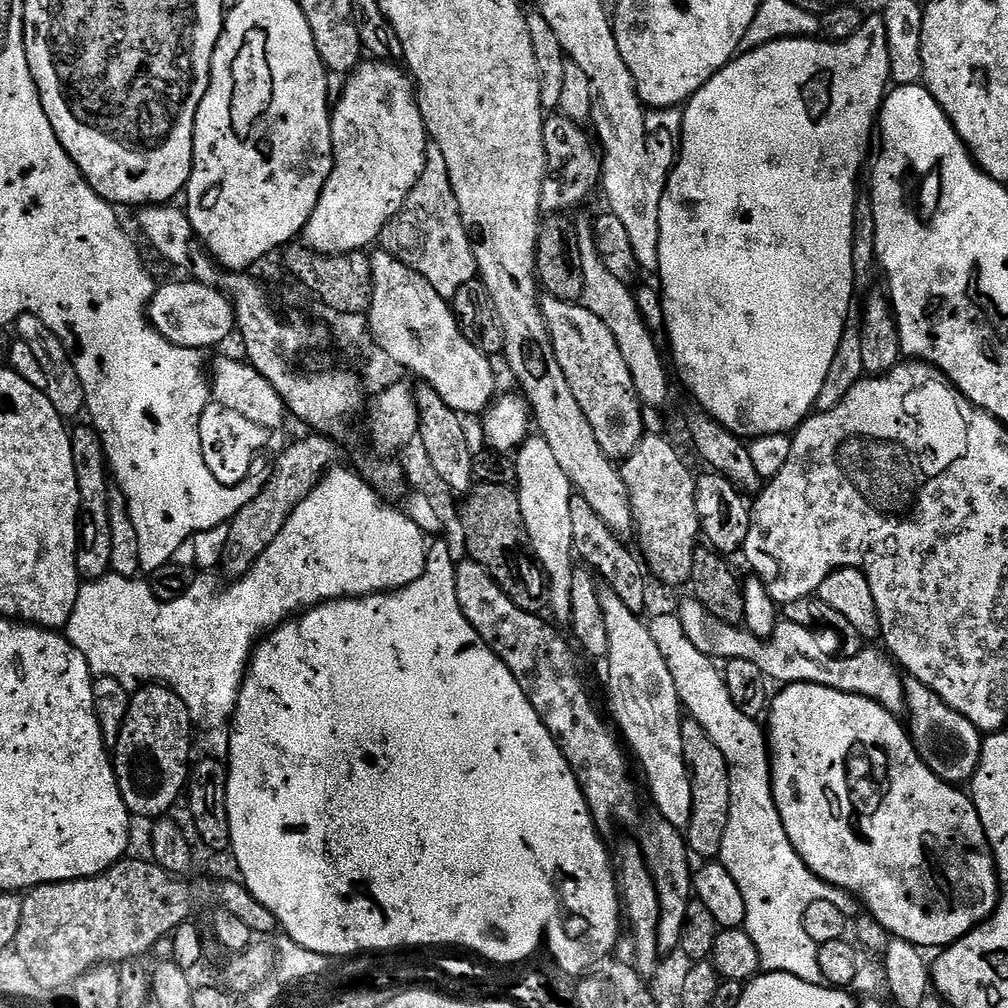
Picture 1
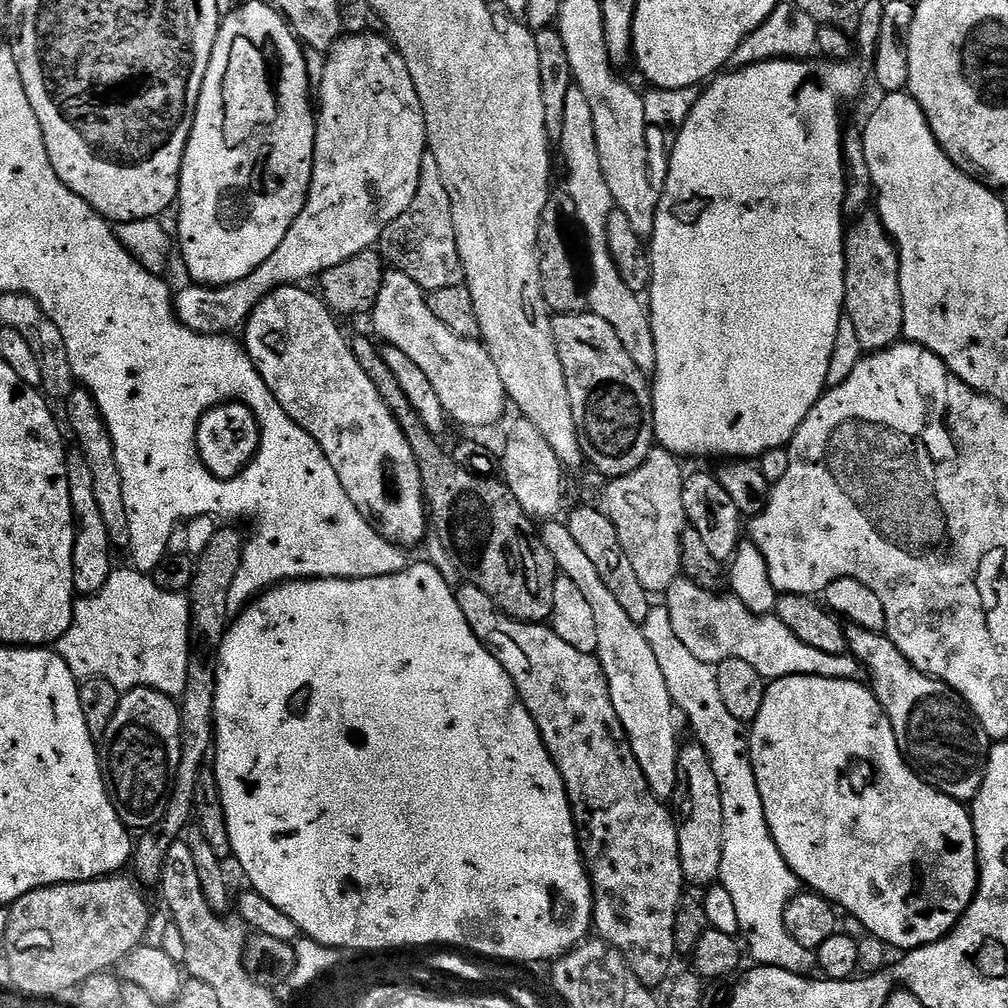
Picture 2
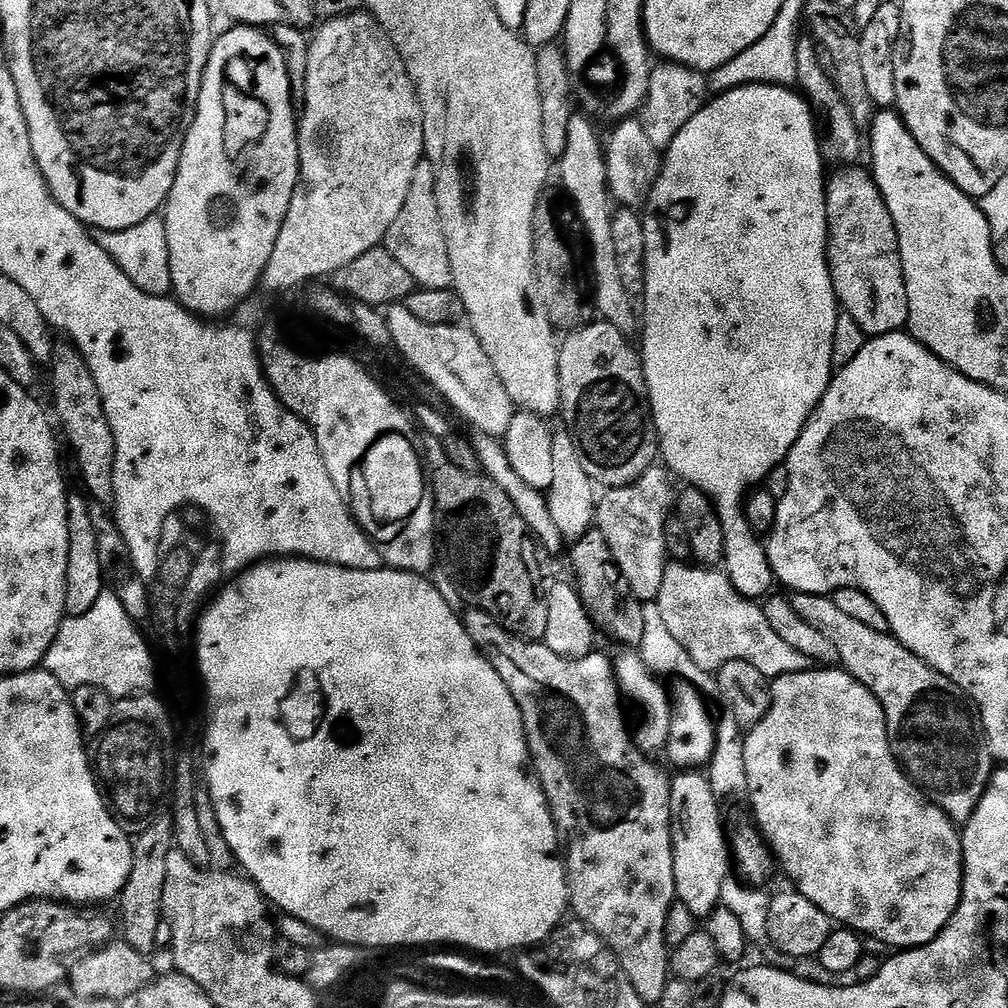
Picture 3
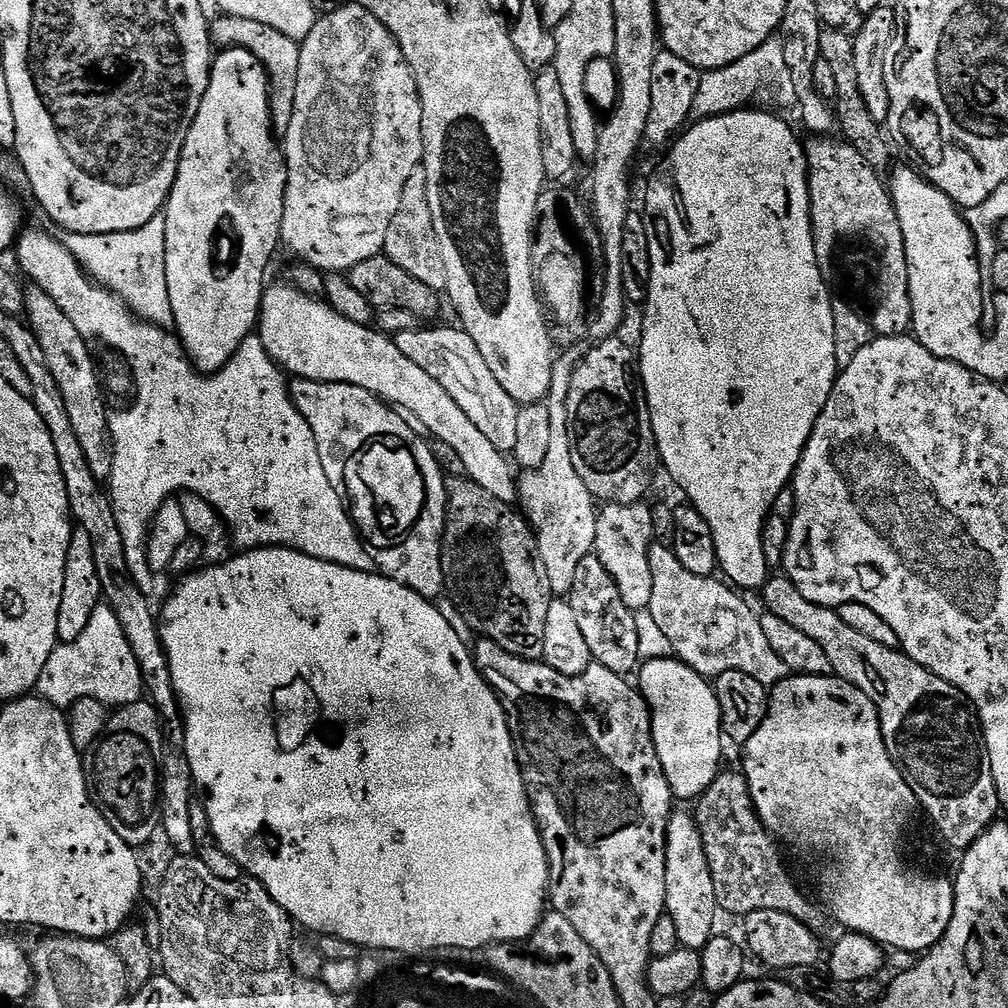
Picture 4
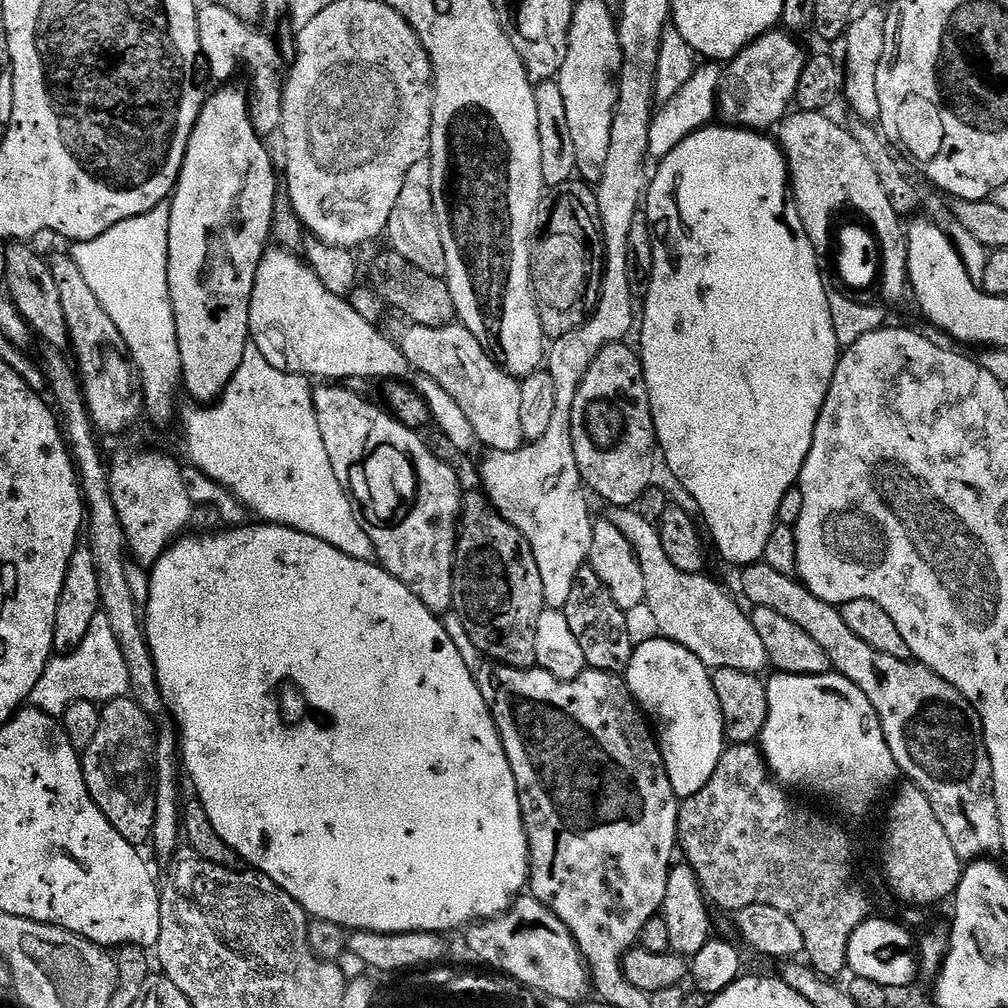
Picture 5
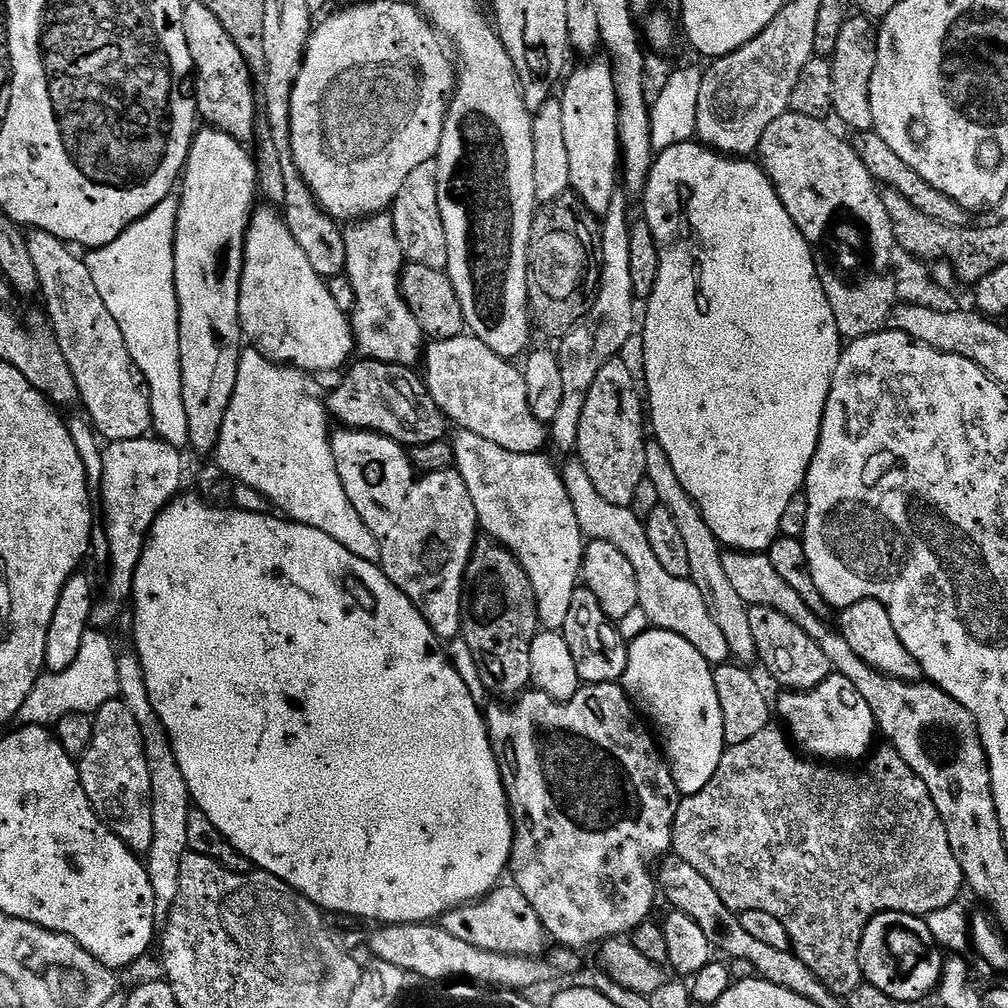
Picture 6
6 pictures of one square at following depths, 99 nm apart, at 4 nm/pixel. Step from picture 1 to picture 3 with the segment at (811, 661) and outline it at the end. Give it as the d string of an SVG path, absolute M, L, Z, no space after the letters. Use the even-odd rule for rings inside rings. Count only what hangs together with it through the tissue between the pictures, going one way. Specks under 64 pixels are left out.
M669 563L662 574L662 590L656 596L655 602L662 612L663 621L674 638L686 648L695 664L710 673L715 673L726 662L745 660L753 664L761 674L769 678L809 671L810 661L794 646L782 642L768 621L767 611L759 603L738 595L732 581L723 571L713 570L708 566L693 566L691 563Z

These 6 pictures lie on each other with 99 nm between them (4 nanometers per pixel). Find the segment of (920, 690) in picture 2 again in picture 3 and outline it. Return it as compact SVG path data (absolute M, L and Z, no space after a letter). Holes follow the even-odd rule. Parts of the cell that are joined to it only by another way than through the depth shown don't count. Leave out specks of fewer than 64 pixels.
M797 592L791 597L790 603L798 618L814 626L814 630L826 634L826 638L834 642L843 671L849 672L854 679L862 682L862 686L866 686L874 694L874 698L878 698L886 718L892 753L896 755L901 768L906 770L912 783L923 790L928 799L938 805L957 826L967 824L978 802L984 797L994 771L994 757L988 749L984 725L980 723L980 710L971 696L967 696L953 680L931 668L925 660L919 660L895 636L888 632L870 630L870 626L862 626L862 622L842 614L842 610L838 610L838 606L834 606L828 596Z

